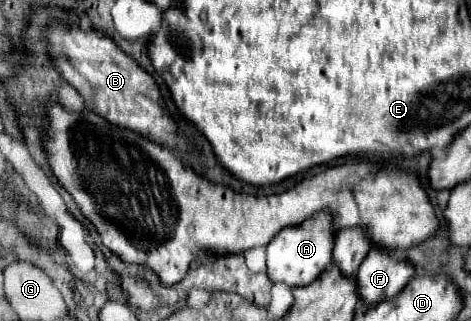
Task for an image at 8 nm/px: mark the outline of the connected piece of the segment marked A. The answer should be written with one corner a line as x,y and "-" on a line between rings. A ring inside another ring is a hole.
319,212
297,226
283,228
267,246
267,274
273,282
281,280
291,286
303,286
315,280
327,264
331,264
333,258
333,246
335,246
335,232
333,232
333,218
331,212

